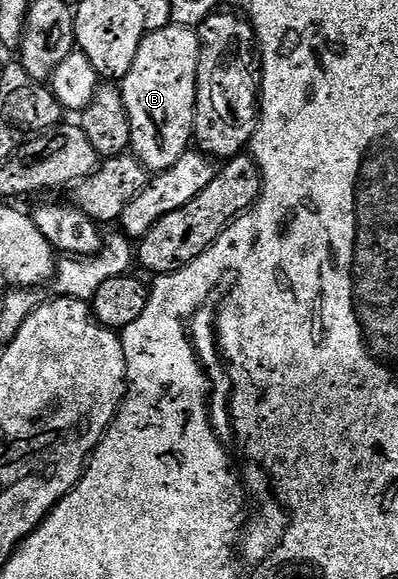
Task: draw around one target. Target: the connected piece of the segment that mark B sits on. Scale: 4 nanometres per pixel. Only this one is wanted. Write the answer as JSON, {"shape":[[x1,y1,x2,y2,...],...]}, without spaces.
{"shape":[[169,25,149,31,142,45,138,45,138,57,134,57,130,73,122,80,120,92,130,117,130,151,149,172,170,169,182,153,190,150,199,56,200,36,193,28]]}

